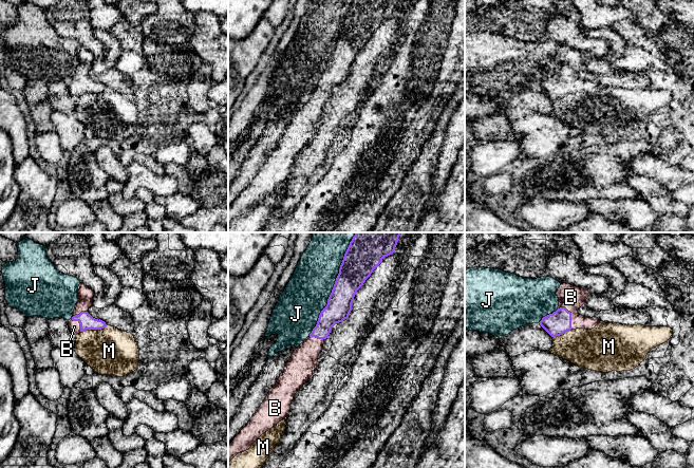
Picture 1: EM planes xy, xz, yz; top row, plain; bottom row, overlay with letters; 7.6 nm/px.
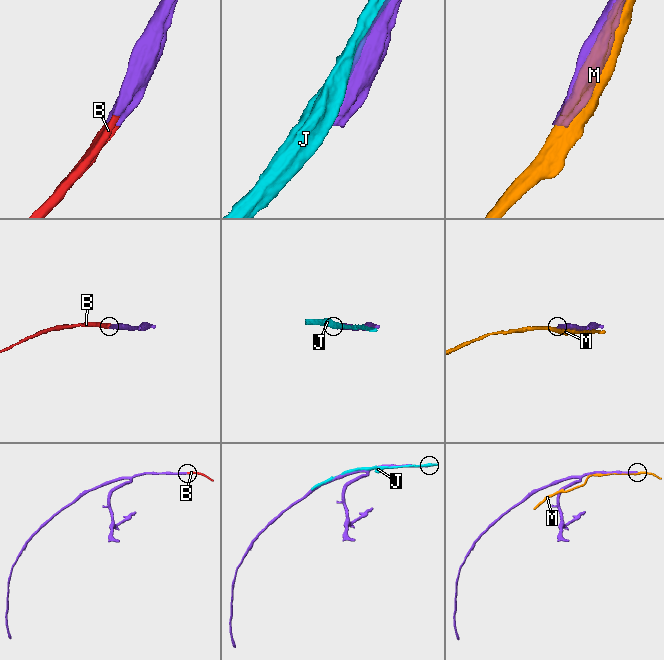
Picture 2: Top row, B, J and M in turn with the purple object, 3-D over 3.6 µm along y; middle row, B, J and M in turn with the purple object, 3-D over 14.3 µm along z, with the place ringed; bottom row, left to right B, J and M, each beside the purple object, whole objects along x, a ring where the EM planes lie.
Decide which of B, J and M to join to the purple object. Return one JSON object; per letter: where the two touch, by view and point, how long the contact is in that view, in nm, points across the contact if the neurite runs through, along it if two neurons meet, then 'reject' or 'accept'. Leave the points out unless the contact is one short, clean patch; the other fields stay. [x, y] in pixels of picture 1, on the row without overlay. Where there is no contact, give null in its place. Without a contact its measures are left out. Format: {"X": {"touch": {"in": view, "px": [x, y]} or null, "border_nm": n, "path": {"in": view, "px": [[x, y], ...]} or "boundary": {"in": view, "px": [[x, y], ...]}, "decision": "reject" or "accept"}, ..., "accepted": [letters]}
{"B": {"touch": {"in": "xy", "px": [72, 81]}, "border_nm": 170, "path": {"in": "xy", "px": [[87, 85], [72, 81], [74, 90]]}, "decision": "accept"}, "J": {"touch": {"in": "xz", "px": [334, 50]}, "border_nm": 800, "decision": "reject"}, "M": {"touch": {"in": "xy", "px": [93, 92]}, "border_nm": 220, "decision": "reject"}, "accepted": ["B"]}

